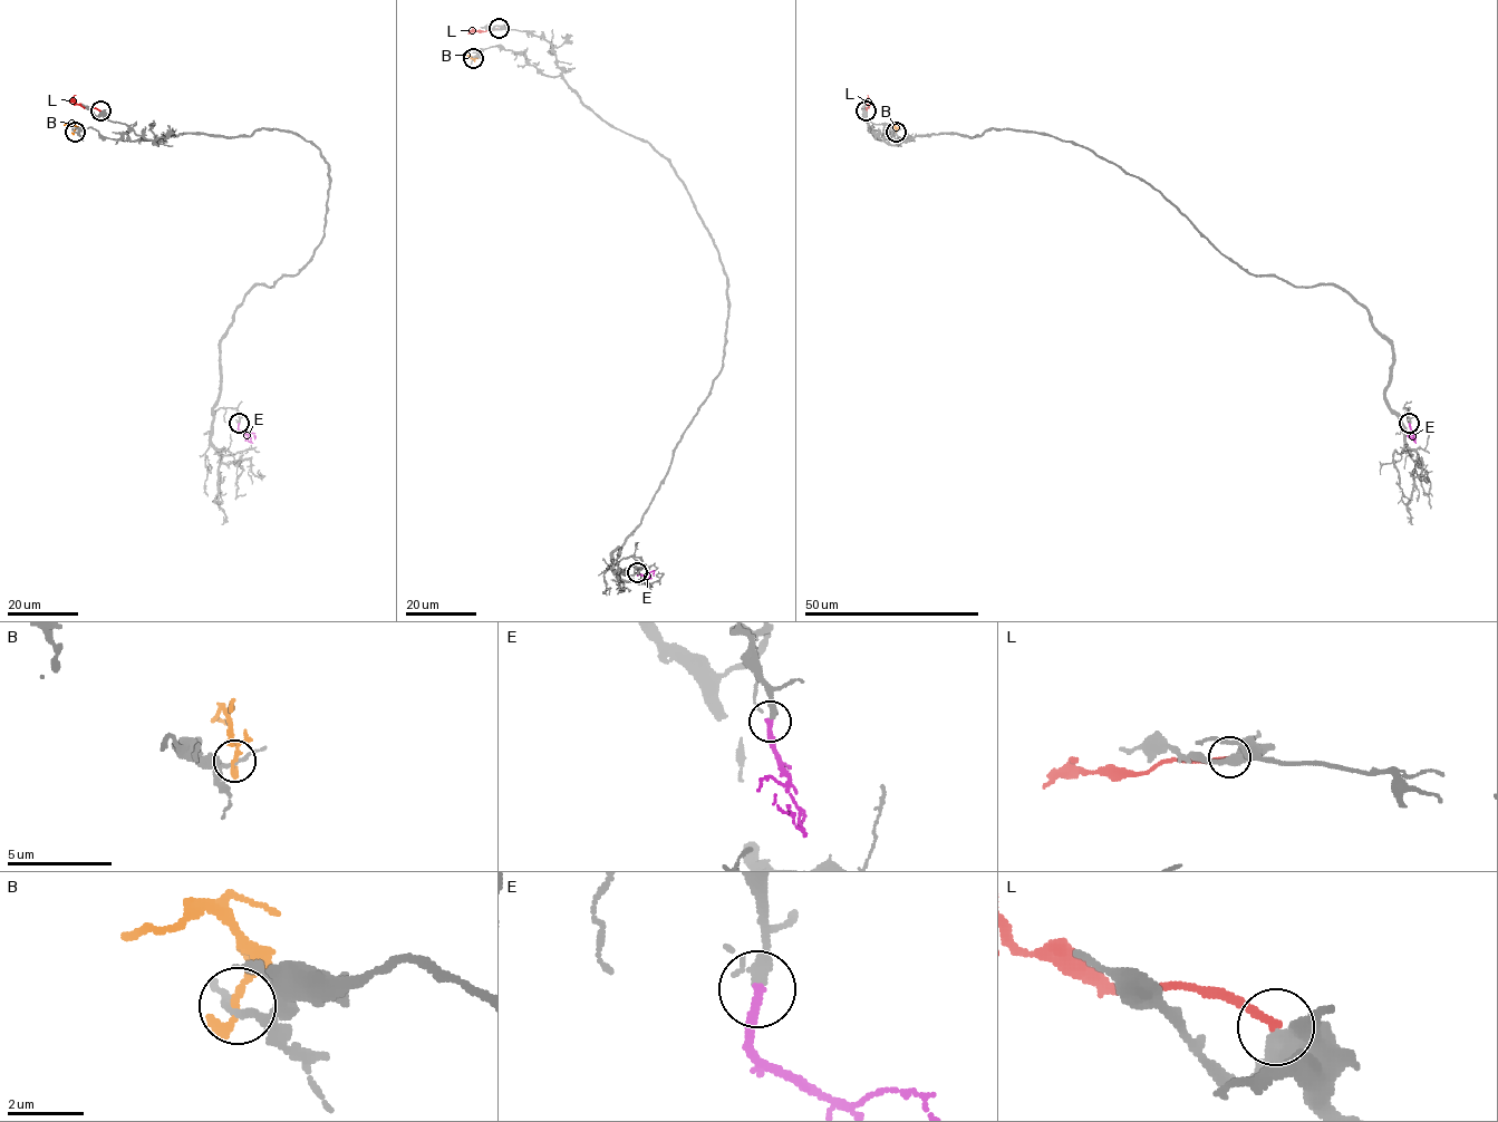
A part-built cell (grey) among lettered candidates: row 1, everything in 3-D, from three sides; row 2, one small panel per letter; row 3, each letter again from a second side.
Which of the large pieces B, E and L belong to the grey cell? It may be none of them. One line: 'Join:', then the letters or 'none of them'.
Join: E

